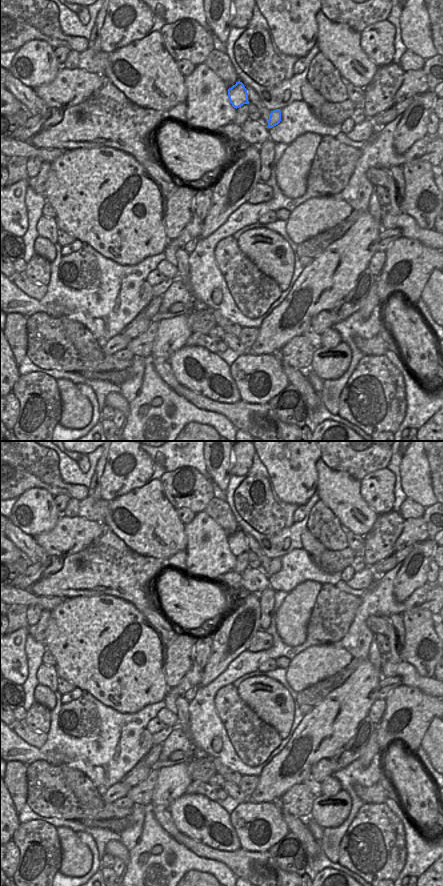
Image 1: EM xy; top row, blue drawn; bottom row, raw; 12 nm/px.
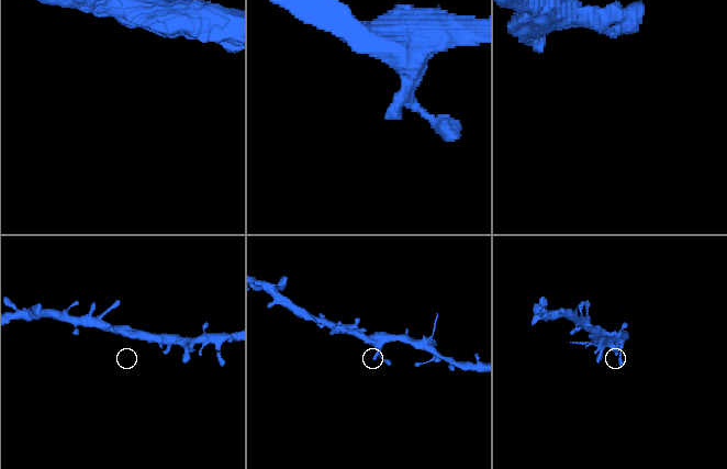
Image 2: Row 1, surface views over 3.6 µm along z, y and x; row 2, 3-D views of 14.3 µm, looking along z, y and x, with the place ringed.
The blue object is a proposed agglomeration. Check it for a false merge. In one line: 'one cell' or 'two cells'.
one cell

